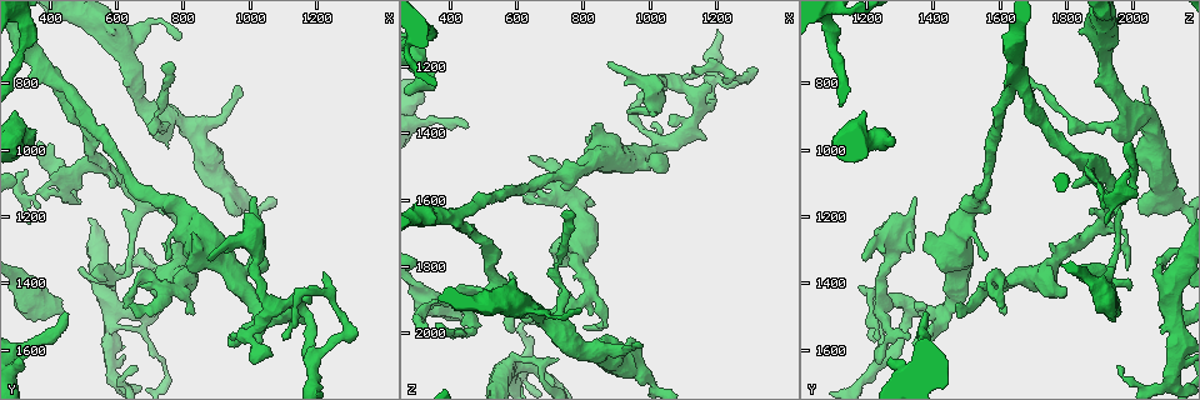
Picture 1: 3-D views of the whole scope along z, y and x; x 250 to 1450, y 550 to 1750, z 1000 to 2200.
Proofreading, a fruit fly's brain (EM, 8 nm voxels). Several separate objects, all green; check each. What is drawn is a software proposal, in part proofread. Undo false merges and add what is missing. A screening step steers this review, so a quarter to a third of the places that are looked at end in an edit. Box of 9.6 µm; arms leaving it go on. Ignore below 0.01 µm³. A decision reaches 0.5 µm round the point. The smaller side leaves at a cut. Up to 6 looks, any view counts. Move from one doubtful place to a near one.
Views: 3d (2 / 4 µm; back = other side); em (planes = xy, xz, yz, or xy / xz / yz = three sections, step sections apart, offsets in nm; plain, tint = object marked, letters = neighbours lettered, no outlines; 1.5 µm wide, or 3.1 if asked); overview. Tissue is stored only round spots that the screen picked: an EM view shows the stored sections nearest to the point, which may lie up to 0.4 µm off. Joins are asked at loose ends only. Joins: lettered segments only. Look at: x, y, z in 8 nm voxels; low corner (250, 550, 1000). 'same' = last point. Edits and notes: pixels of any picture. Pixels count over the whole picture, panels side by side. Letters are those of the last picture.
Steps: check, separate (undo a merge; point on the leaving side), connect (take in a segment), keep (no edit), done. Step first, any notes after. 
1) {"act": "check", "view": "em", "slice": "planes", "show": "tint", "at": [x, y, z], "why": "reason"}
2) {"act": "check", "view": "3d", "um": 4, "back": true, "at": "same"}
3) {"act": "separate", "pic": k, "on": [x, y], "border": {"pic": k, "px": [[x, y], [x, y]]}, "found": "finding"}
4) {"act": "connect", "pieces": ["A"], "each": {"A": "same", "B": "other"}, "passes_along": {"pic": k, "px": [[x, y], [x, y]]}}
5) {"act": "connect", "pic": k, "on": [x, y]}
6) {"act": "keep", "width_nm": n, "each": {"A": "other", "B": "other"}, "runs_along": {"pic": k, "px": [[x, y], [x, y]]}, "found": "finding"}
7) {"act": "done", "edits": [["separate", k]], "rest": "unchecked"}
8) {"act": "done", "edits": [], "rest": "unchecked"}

{"act": "check", "view": "3d", "um": 4, "back": true, "at": [940, 1300, 1350], "why": "free end"}

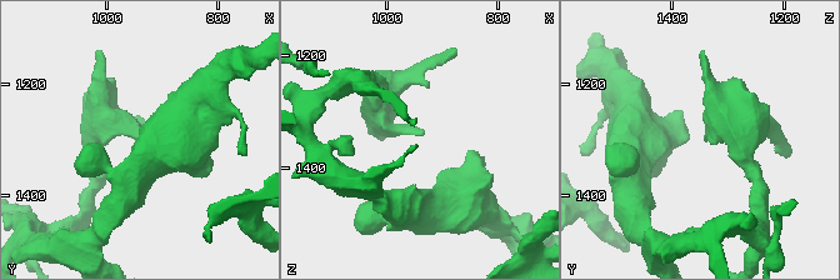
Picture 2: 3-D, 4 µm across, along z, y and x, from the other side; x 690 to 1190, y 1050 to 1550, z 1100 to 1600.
{"act": "check", "view": "em", "slice": "planes", "show": "tint", "at": [945, 1295, 1345]}

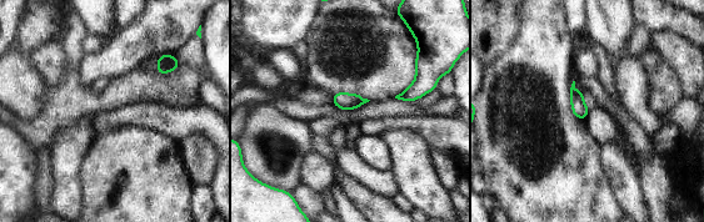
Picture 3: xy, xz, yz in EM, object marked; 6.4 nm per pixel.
{"act": "check", "view": "em", "slice": "planes", "show": "letters", "at": "same", "why": "see the neighbours"}

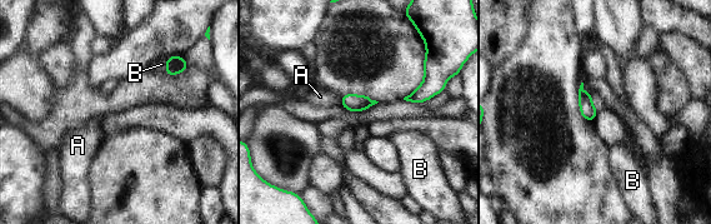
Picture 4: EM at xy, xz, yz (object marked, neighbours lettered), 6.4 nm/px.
{"act": "keep", "each": {"A": "other", "B": "other"}, "border": {"pic": 4, "px": [[339, 98], [341, 103]]}, "found": "none of them fits"}

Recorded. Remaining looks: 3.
{"act": "check", "view": "em", "slice": "planes", "show": "letters", "at": [1070, 1620, 1240]}

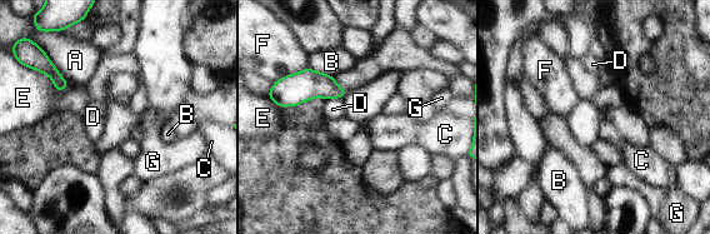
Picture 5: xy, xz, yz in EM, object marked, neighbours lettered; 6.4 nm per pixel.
{"act": "keep", "each": {"A": "other", "B": "other", "C": "other", "D": "other", "E": "other", "F": "other", "G": "other"}, "border": {"pic": 5, "px": [[306, 66], [279, 78], [273, 84]]}, "found": "none of them fits"}

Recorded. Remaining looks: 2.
{"act": "check", "view": "em", "slice": "planes", "show": "letters", "at": [430, 1490, 1940], "why": "stops while still wide"}

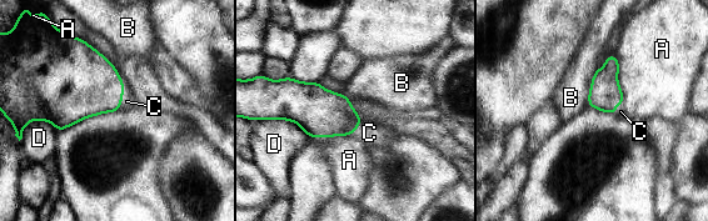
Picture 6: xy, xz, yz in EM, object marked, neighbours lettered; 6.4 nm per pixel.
{"act": "connect", "pieces": ["C"], "width_nm": 200, "each": {"A": "other", "B": "other", "C": "same", "D": "other"}, "passes_along": {"pic": 6, "px": [[85, 84], [121, 98], [126, 101]]}, "found": "the cell continues"}

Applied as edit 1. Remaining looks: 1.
{"act": "done", "edits": [["connect", 6]], "rest": "unchecked"}

